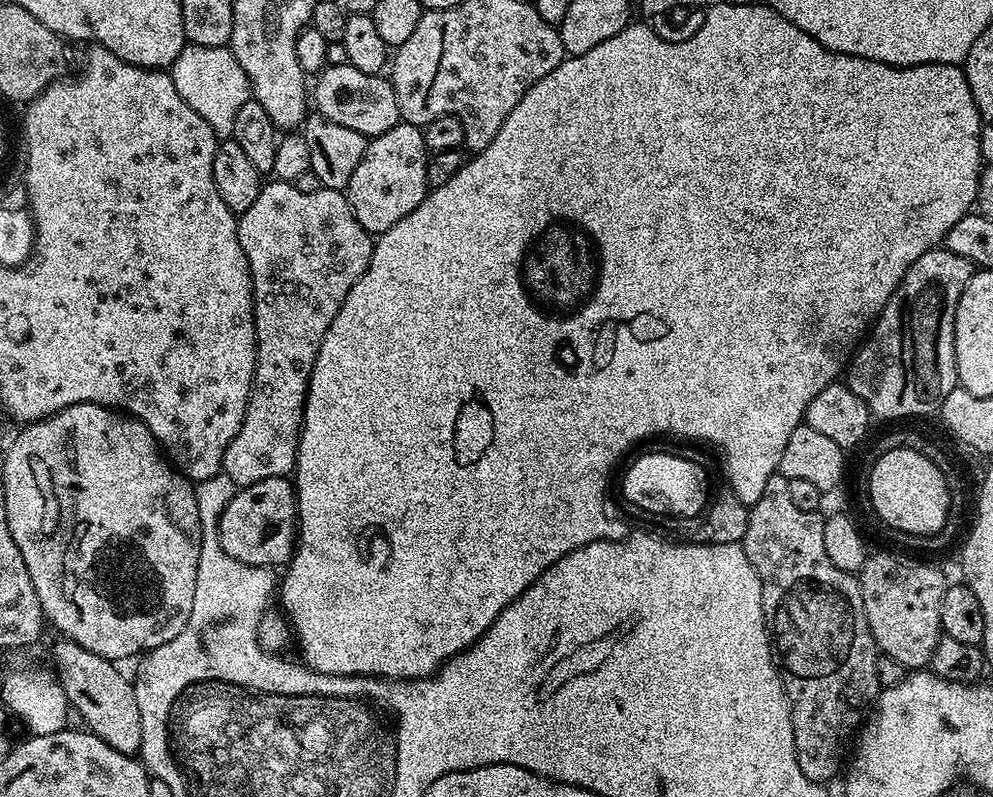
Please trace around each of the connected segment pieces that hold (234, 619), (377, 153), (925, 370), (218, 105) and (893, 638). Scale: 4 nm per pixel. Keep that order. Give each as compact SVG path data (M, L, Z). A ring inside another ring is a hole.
M221 470L218 474L214 474L214 478L199 481L195 489L200 519L200 557L198 558L198 586L194 586L194 607L190 610L182 634L178 634L178 638L158 646L152 652L143 653L138 660L140 665L136 668L136 676L134 675L135 688L144 688L144 684L152 680L152 712L168 712L168 703L174 702L174 698L178 698L178 694L182 694L182 690L186 690L188 684L199 680L225 680L253 690L259 689L262 685L263 691L277 692L283 696L289 695L288 684L296 680L291 666L286 661L280 660L284 658L277 658L273 653L265 652L260 647L255 631L250 630L250 625L259 624L261 613L267 609L264 607L268 604L268 595L271 592L273 595L278 584L277 573L272 573L275 571L268 566L238 562L238 558L230 558L230 554L222 550L220 519L222 510L226 510L230 498L234 498L238 490L234 478L230 478Z
M396 124L386 134L378 134L368 140L362 154L362 162L354 169L346 189L354 218L370 234L390 230L394 222L406 218L414 206L422 203L430 191L428 182L428 157L424 133L415 124Z
M943 246L931 248L926 254L922 254L922 258L918 258L918 262L914 262L914 266L910 266L910 270L904 275L904 281L886 302L870 329L870 335L855 349L846 368L848 388L854 390L854 394L858 394L862 402L866 402L873 417L900 420L903 416L935 413L938 406L944 403L946 394L957 387L954 314L962 298L962 290L966 290L973 271L971 260L962 258L962 254L954 254Z
M187 43L173 62L170 75L182 100L195 113L202 115L217 137L231 137L235 115L251 99L249 79L231 49L226 46L208 47Z
M873 551L858 573L862 606L866 614L866 622L876 639L876 647L884 652L904 670L924 670L931 665L934 646L938 646L940 637L940 611L942 610L942 594L946 587L946 579L932 564L923 564L920 560L911 560L908 556L895 556L892 552Z

